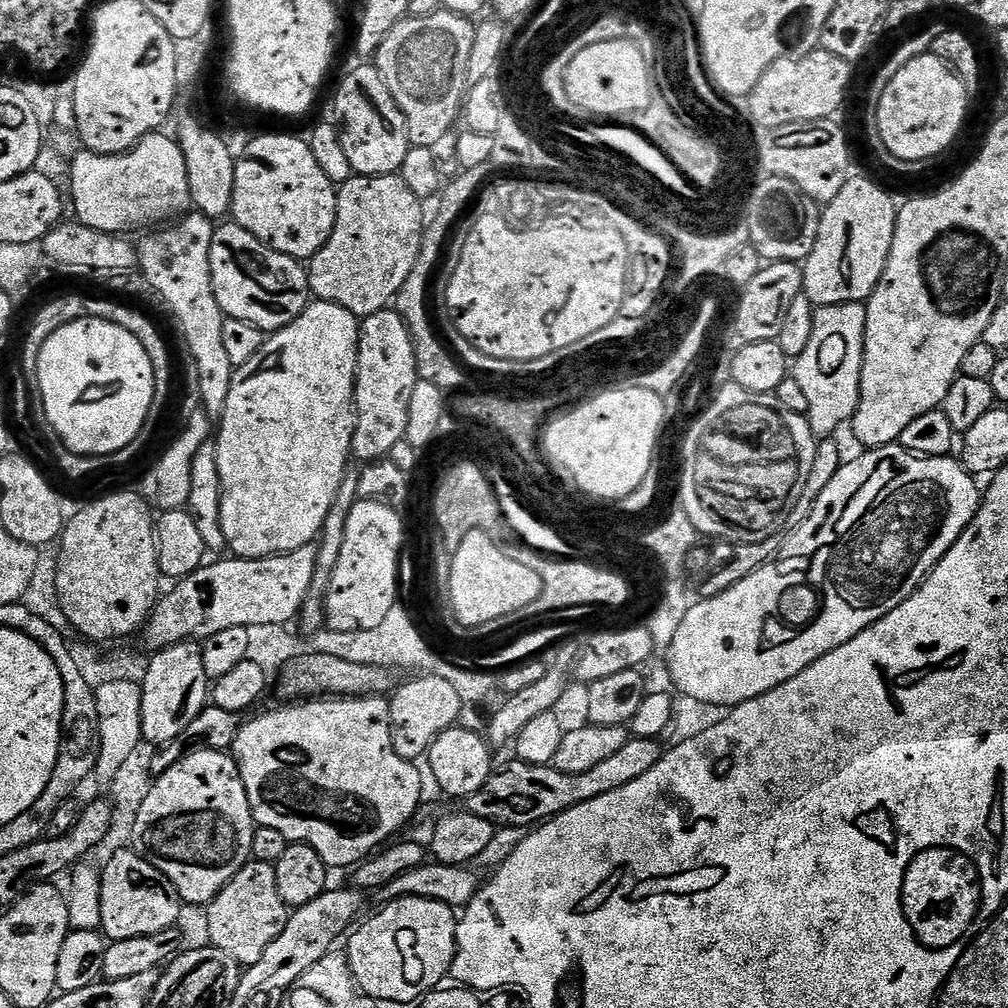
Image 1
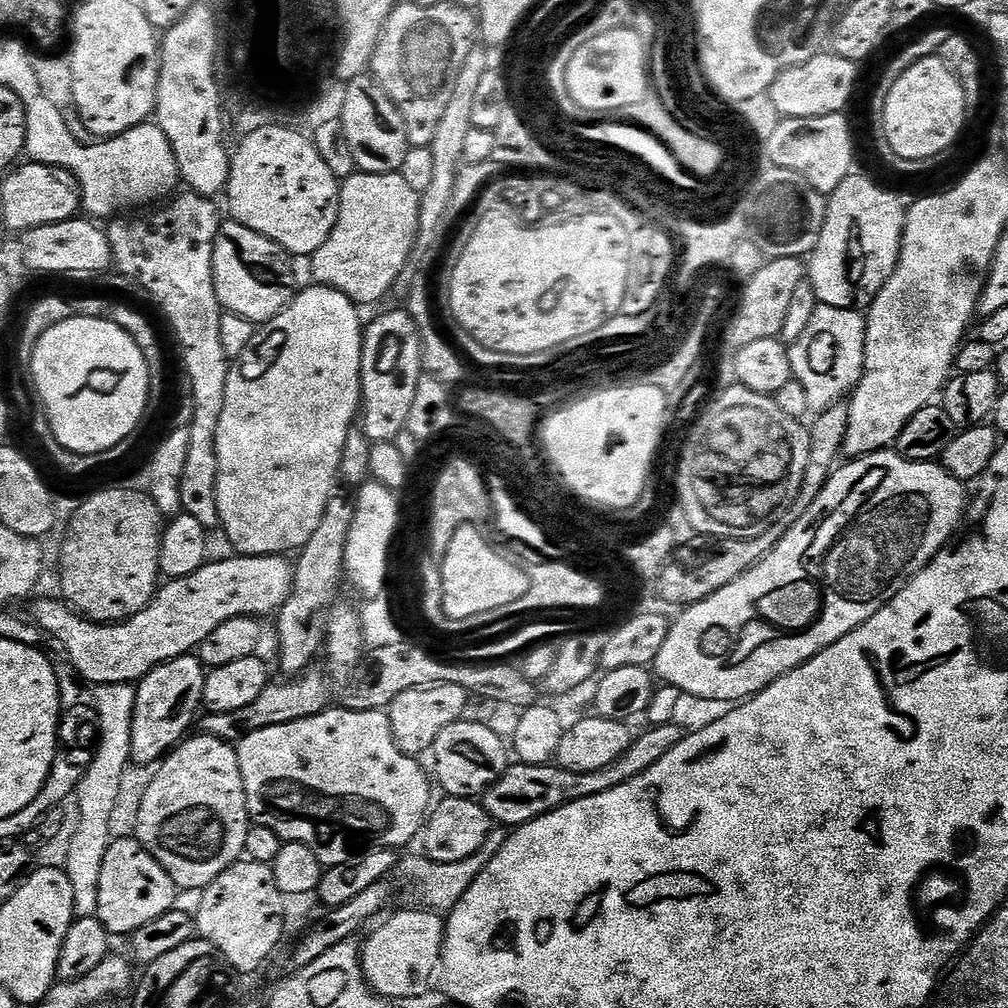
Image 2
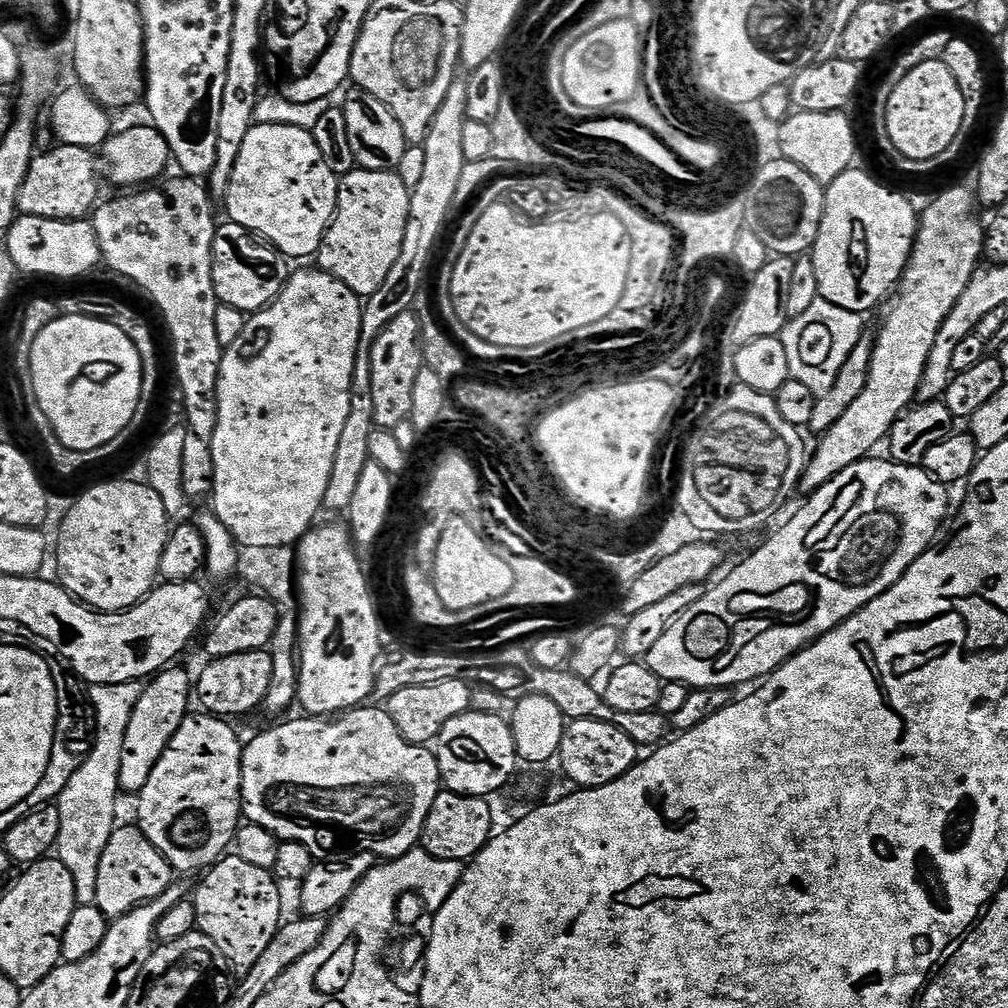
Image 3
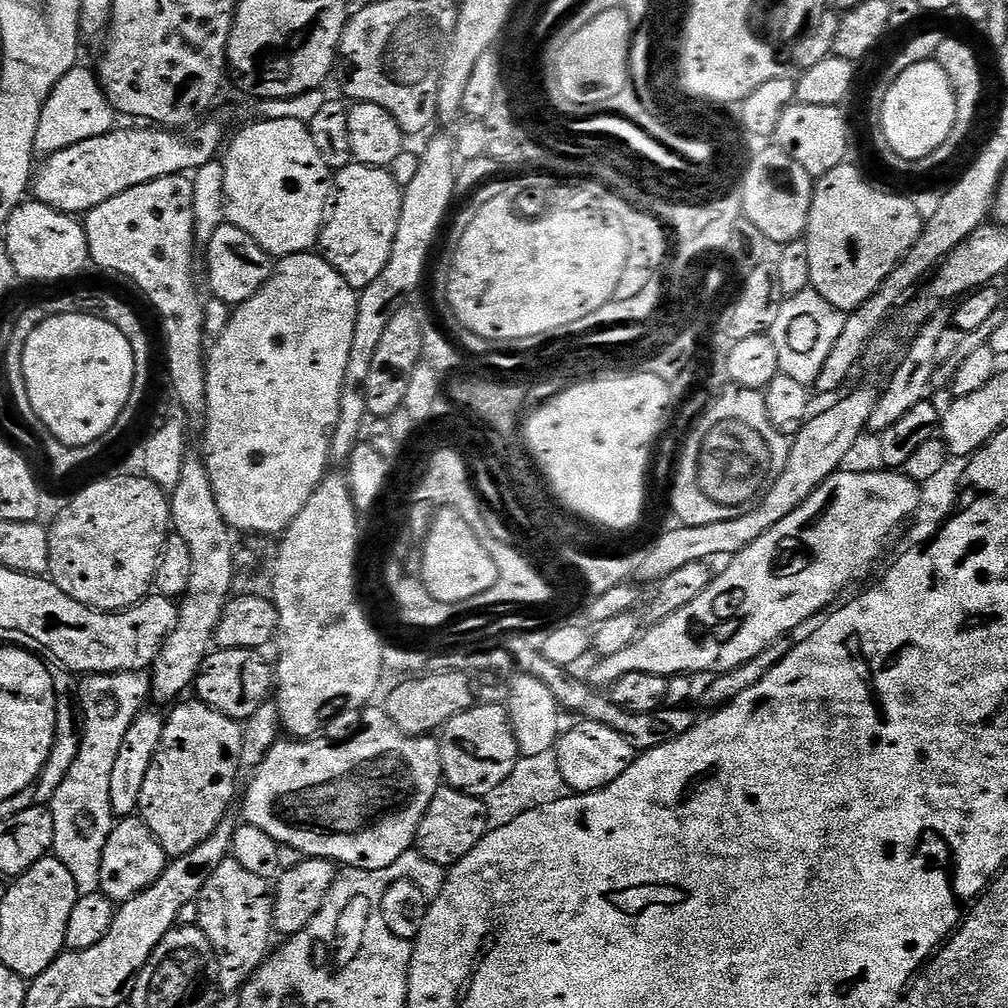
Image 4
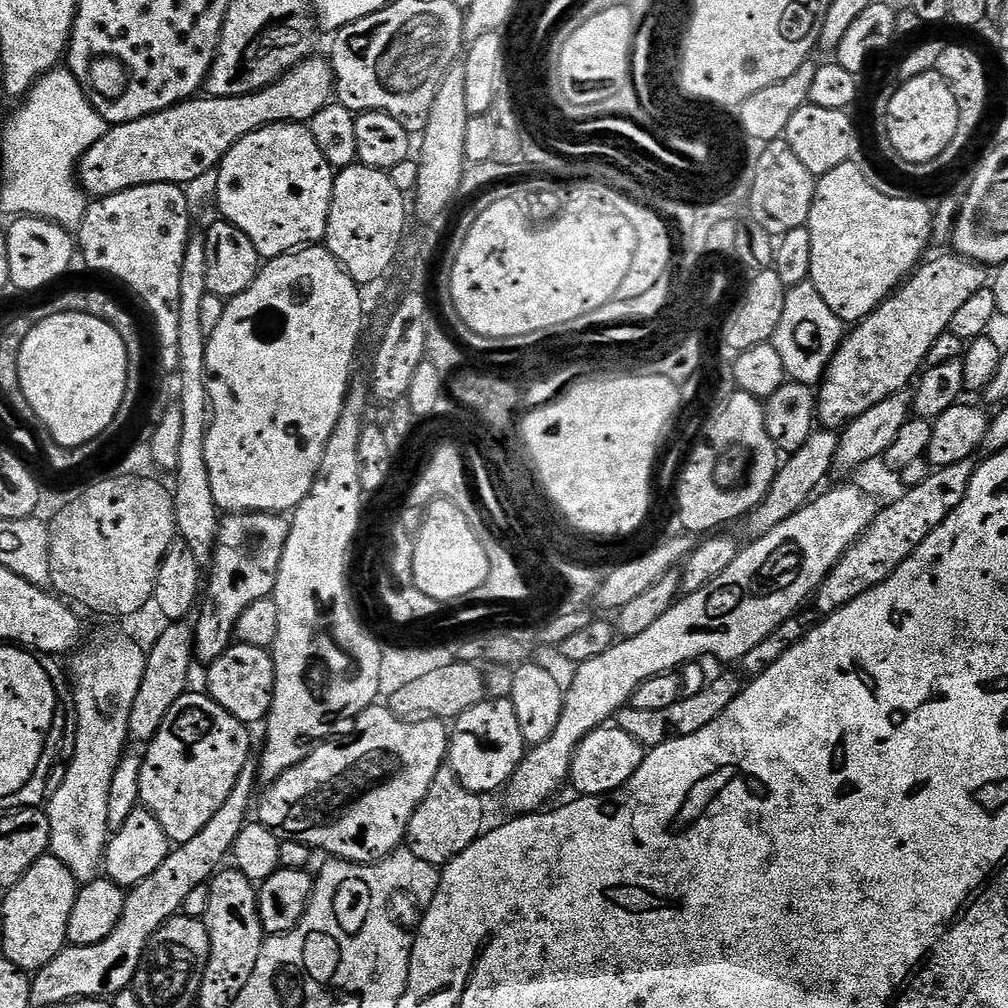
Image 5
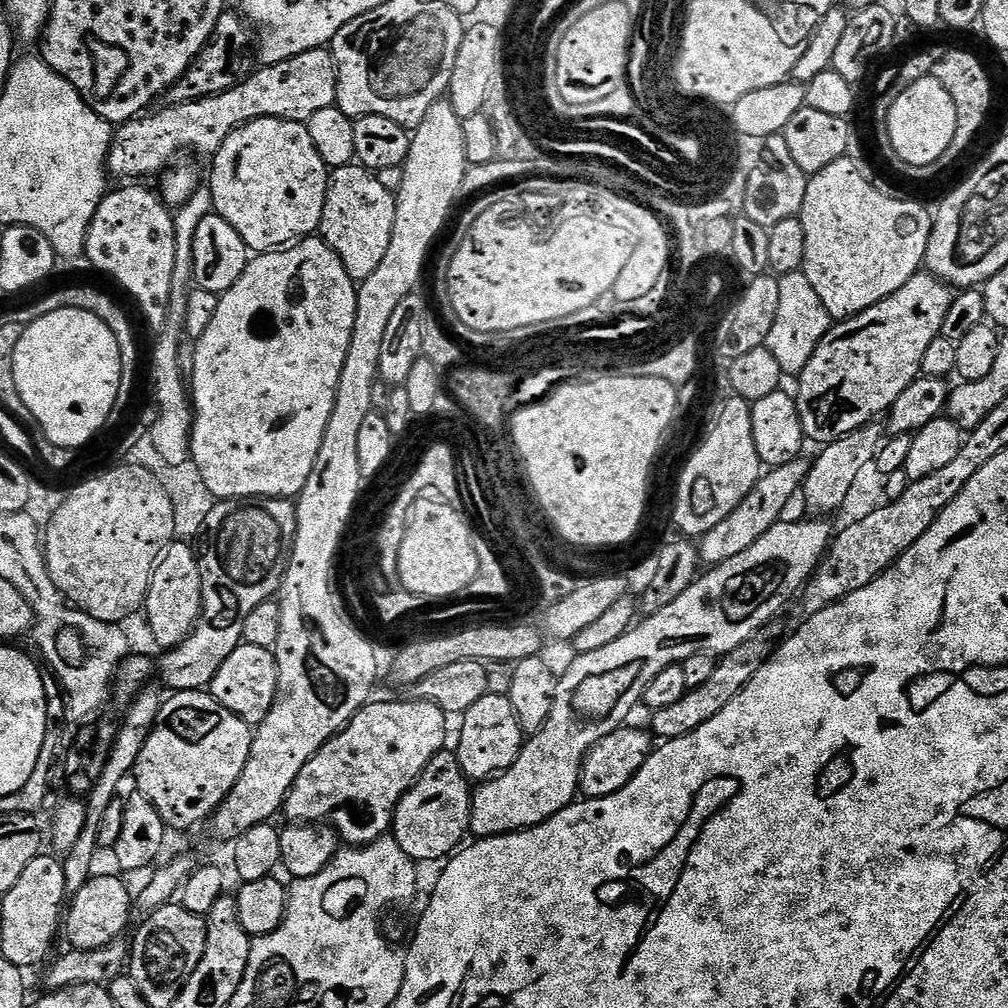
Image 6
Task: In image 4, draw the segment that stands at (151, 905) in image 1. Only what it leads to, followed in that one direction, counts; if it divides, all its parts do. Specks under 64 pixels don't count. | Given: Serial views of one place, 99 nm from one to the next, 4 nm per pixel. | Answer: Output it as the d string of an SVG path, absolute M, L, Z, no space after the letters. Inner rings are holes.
M139 815L121 819L113 827L110 838L106 838L106 846L102 850L100 891L113 902L134 898L159 878L168 863L170 857L164 853L164 847L156 841L154 834L144 825Z

